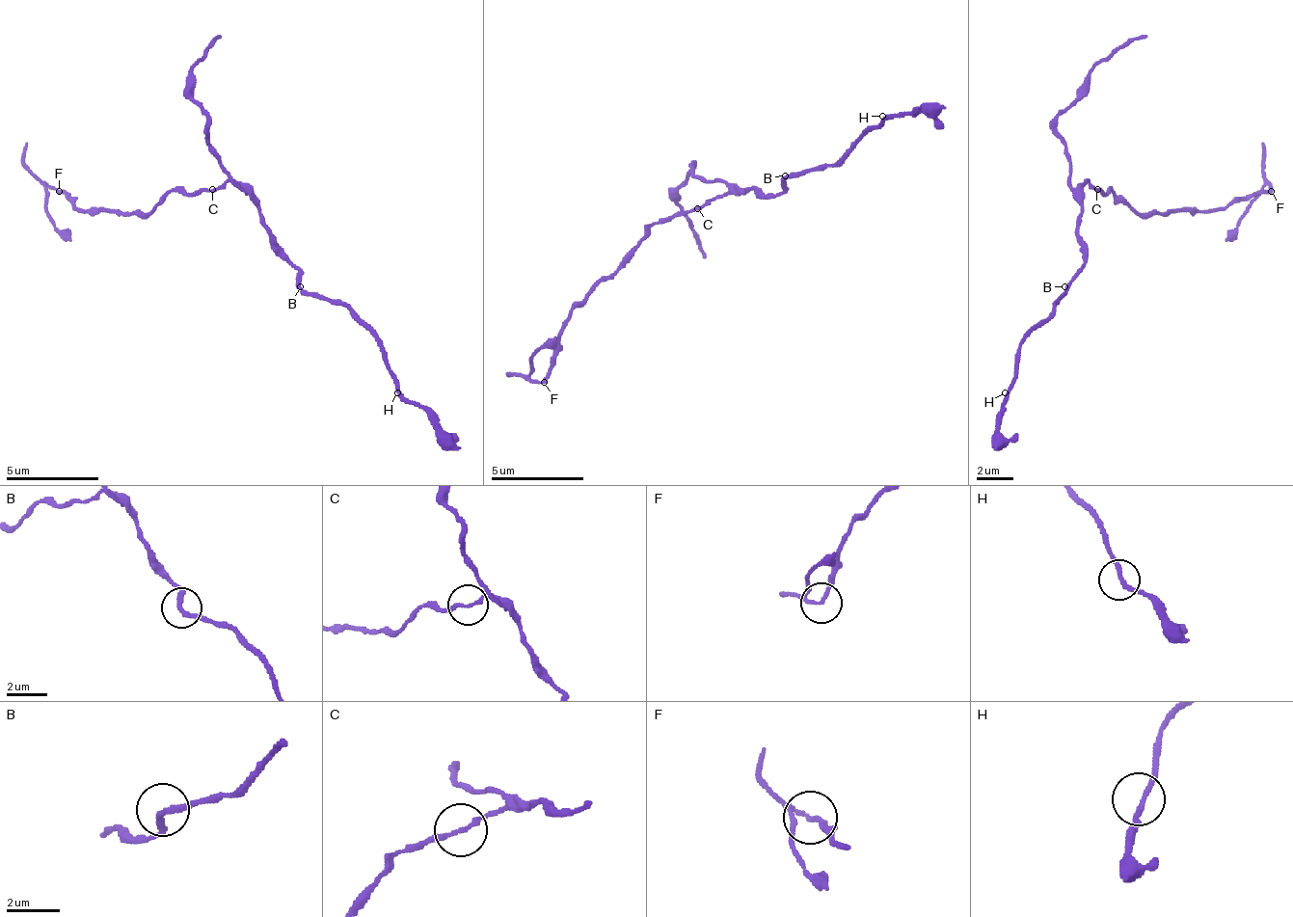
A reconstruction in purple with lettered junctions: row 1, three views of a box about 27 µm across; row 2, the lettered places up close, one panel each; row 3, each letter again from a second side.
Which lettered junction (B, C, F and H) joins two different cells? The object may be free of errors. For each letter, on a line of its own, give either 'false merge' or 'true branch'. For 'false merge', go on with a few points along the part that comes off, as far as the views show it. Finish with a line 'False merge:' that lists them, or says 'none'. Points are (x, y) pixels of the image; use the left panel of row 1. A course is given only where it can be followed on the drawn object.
B: true branch
C: true branch
F: false merge; foreign part runs (60, 189), (46, 189), (46, 208), (69, 240)
H: true branch
False merge: F

